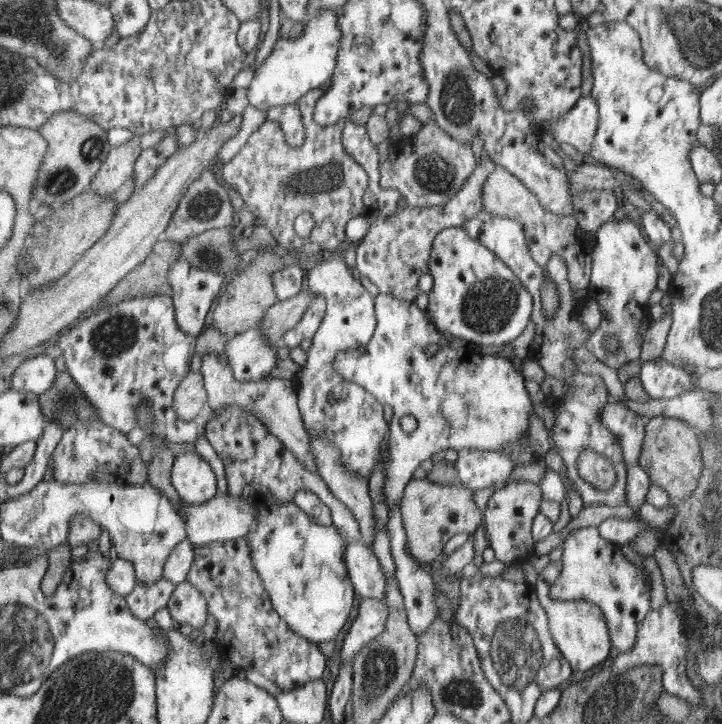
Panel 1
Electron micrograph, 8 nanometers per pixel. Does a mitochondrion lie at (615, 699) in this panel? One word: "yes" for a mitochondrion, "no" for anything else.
yes

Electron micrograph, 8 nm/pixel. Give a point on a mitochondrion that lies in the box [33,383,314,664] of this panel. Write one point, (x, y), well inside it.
(63, 405)

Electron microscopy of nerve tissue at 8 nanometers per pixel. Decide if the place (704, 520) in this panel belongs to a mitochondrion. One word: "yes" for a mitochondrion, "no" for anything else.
yes

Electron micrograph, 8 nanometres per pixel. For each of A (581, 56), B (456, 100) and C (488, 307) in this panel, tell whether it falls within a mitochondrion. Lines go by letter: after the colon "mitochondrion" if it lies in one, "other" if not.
A: other
B: mitochondrion
C: mitochondrion

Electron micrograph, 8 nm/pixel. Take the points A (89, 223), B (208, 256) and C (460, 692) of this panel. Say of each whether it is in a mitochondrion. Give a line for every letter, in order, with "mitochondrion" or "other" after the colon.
A: other
B: mitochondrion
C: mitochondrion

